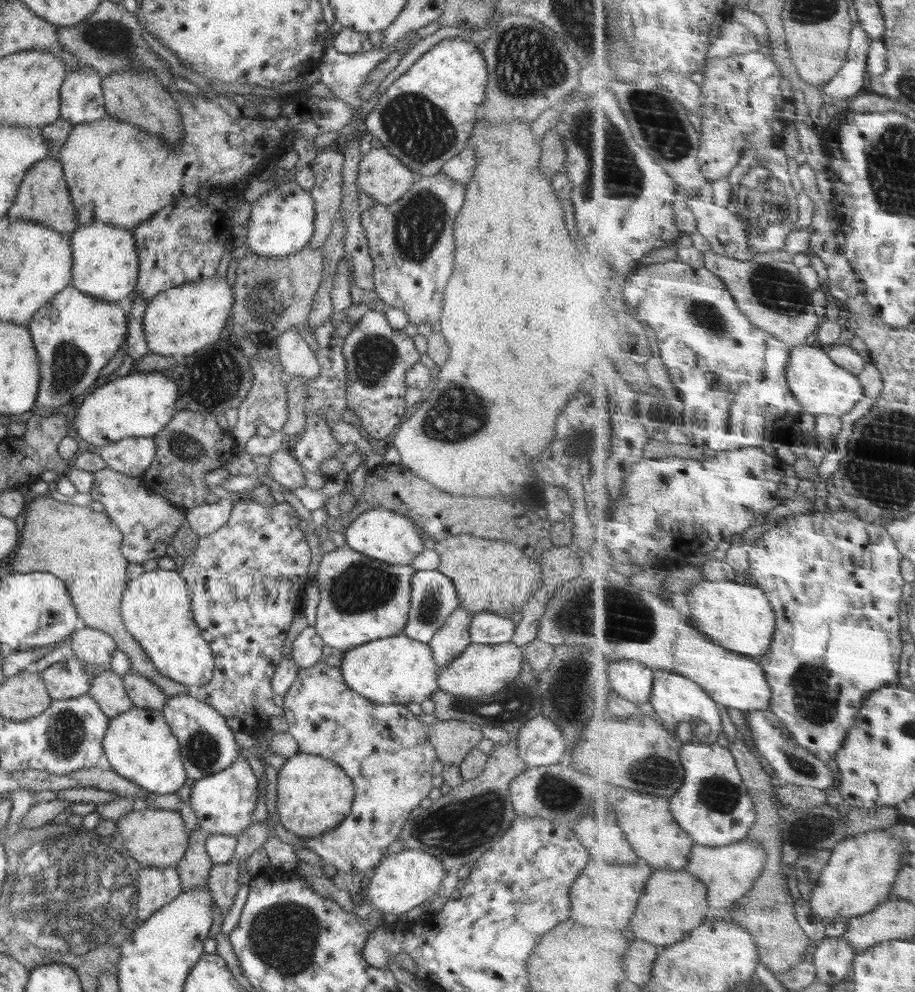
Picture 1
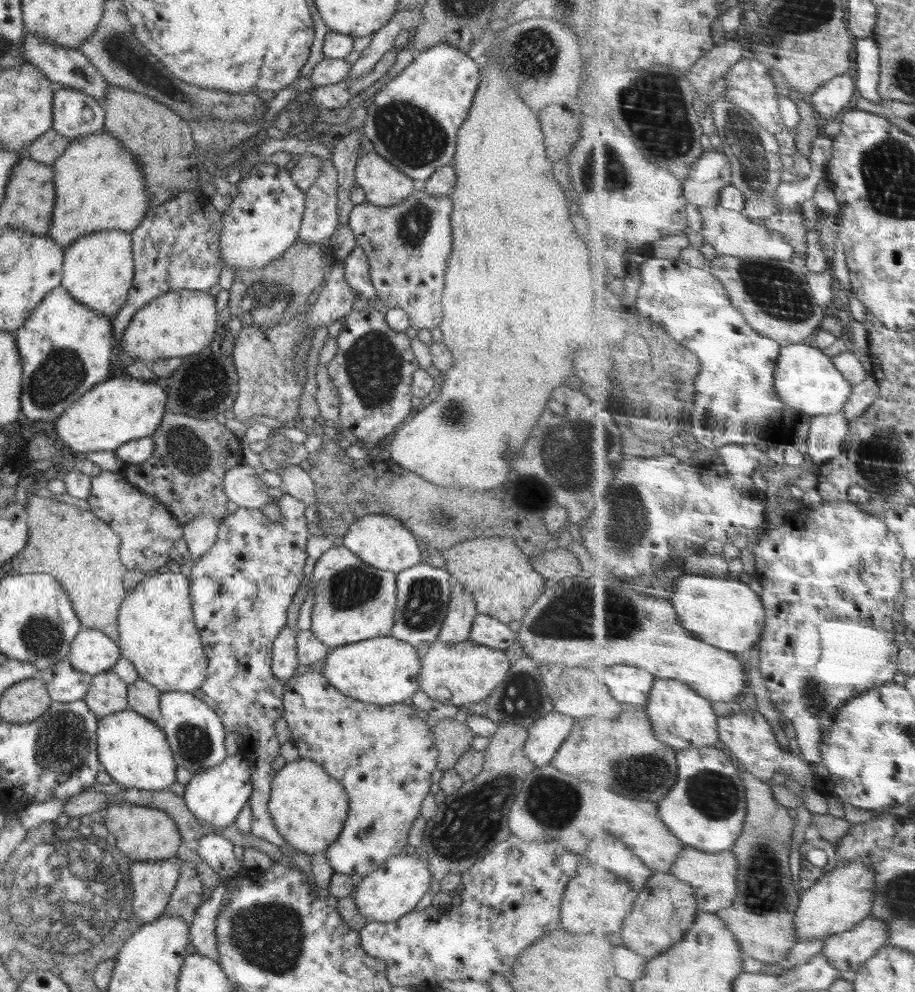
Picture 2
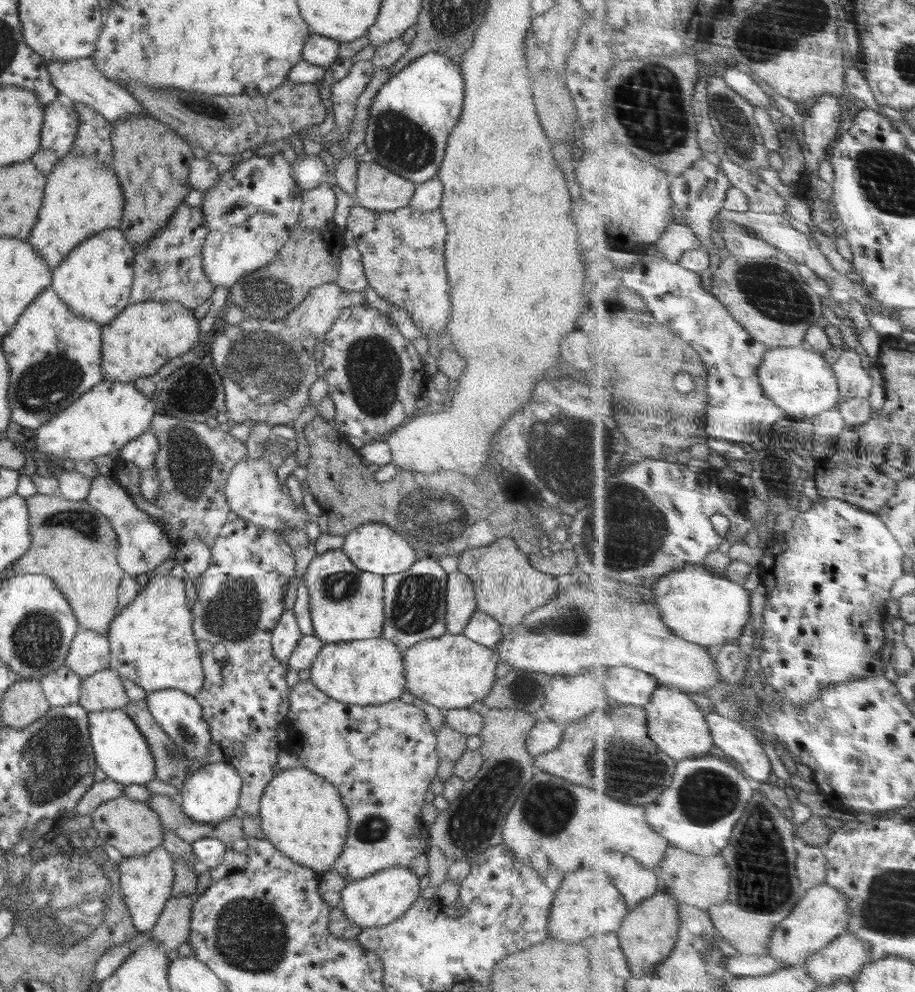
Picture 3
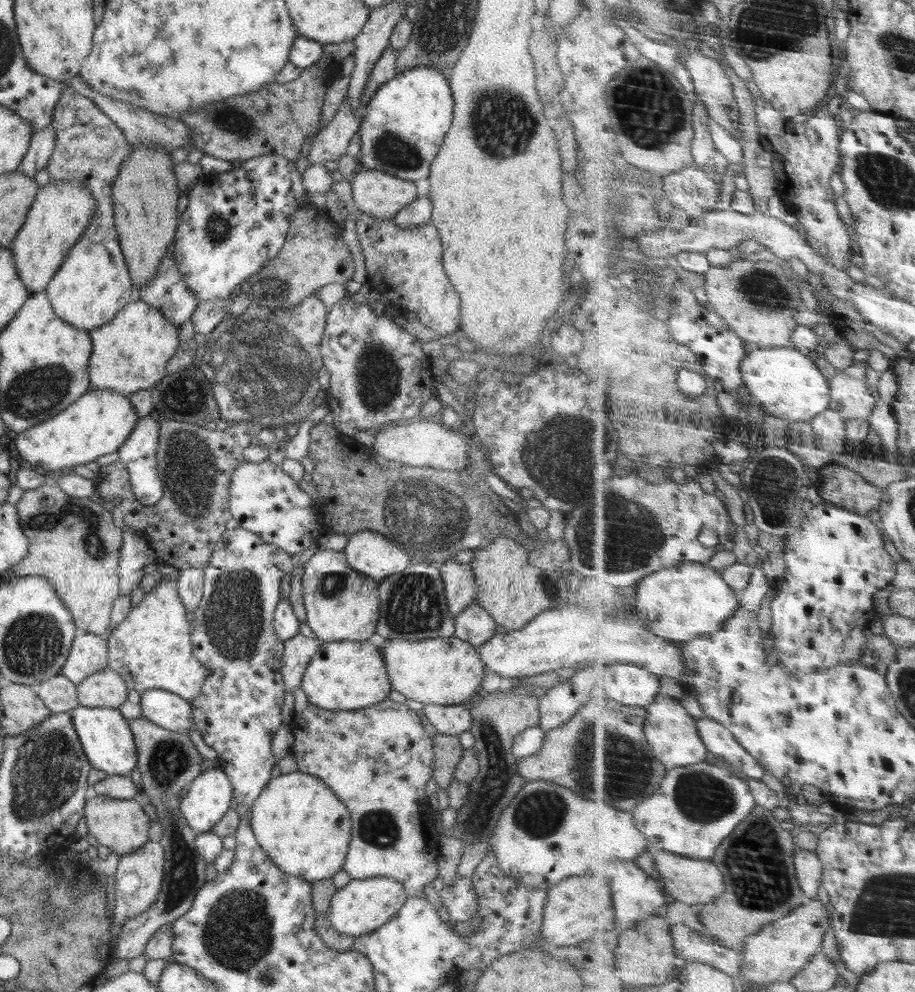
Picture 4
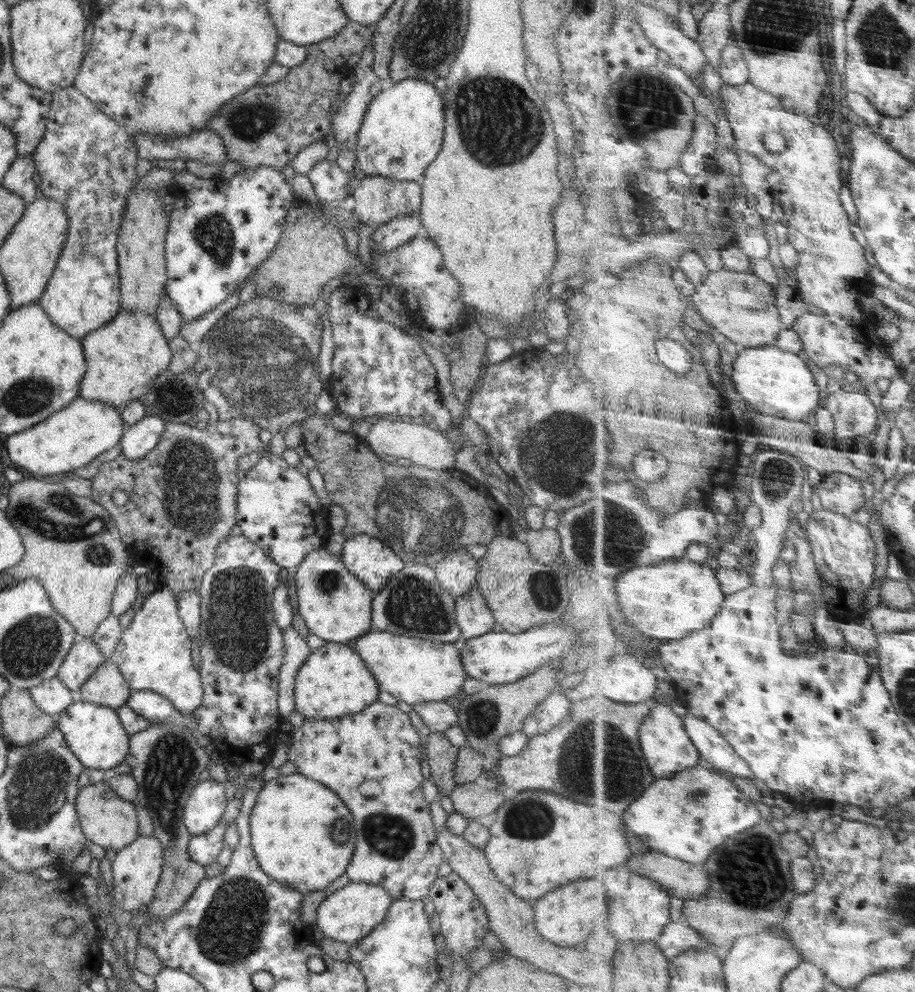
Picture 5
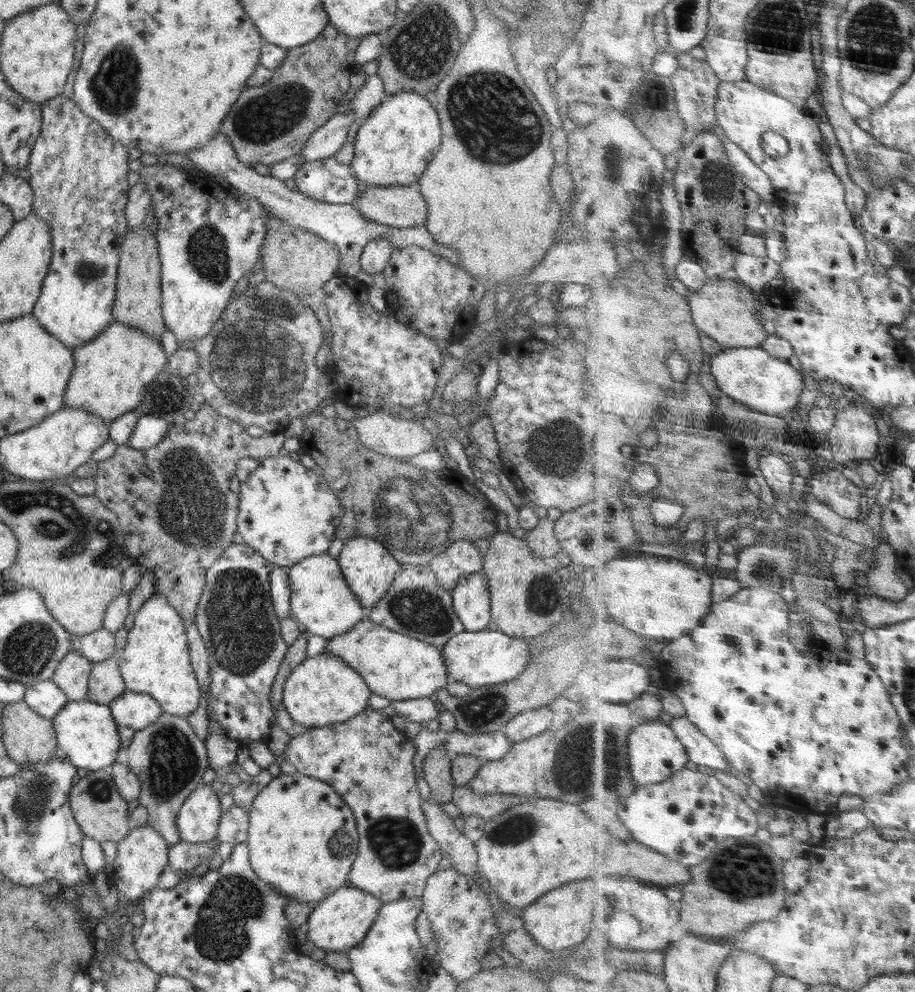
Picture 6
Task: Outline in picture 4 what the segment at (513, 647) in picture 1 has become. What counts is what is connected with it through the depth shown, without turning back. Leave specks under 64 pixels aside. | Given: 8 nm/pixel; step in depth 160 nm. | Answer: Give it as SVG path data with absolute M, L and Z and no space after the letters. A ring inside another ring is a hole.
M456 636L449 638L432 638L421 641L385 640L381 646L391 687L407 699L416 700L422 704L460 705L471 702L476 688L480 686L482 677L486 674L485 664L481 661L475 645Z

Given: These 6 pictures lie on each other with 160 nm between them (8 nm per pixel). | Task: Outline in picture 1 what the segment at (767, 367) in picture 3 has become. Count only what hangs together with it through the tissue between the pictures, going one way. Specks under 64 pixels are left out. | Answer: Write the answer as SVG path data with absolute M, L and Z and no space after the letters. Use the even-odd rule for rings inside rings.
M818 344L792 347L787 377L792 392L804 407L805 412L815 416L818 414L844 416L852 412L852 408L867 396L859 375L840 366L831 354L827 353L827 348Z

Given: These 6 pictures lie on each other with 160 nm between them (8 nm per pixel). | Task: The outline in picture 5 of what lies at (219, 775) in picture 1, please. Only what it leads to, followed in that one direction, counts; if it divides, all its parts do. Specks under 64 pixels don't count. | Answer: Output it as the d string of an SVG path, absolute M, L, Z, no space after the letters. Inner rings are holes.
M210 777L199 782L190 793L183 810L183 821L192 836L212 830L227 807L224 784Z

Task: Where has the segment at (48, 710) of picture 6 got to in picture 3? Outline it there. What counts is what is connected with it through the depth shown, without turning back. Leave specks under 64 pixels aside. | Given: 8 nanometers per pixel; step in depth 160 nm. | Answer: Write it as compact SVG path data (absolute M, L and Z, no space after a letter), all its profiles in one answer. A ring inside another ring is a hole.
M66 664L43 676L39 681L51 707L79 704L83 679L72 672Z

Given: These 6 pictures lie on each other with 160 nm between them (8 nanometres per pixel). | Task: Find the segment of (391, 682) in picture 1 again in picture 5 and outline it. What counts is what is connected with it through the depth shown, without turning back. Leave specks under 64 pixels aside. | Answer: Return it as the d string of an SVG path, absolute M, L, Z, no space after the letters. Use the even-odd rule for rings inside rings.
M326 642L307 656L294 683L295 710L305 718L334 719L364 710L378 700L376 679L350 644Z

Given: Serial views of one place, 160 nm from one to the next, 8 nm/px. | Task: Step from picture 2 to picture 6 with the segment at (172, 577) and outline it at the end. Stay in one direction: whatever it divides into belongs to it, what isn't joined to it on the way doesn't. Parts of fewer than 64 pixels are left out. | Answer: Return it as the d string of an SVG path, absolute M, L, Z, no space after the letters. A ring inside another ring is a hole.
M161 594L149 597L135 615L126 645L117 654L125 687L132 692L149 694L164 713L186 718L198 708L201 690L189 657L184 621Z

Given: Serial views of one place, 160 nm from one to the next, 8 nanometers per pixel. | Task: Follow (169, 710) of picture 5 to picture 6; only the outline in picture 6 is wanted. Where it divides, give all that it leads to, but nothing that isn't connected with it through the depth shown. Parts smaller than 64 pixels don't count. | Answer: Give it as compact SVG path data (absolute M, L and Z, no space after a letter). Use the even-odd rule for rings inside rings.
M126 689L109 704L114 722L129 726L132 730L144 730L154 724L163 712L160 704L149 694L140 694Z

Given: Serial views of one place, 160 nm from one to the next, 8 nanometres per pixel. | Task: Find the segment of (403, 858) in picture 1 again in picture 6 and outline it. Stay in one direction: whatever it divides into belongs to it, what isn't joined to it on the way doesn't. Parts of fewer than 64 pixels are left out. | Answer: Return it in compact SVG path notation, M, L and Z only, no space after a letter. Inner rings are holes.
M342 886L314 907L307 919L309 926L307 938L323 951L347 952L364 940L382 905L381 900L359 888Z

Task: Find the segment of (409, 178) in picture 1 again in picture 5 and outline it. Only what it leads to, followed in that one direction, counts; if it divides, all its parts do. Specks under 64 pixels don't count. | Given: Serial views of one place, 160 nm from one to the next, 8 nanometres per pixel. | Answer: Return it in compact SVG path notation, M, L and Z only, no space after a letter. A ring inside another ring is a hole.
M358 175L351 192L354 196L353 213L358 220L373 229L390 222L399 216L410 216L421 211L421 186L418 181L395 180L384 176Z

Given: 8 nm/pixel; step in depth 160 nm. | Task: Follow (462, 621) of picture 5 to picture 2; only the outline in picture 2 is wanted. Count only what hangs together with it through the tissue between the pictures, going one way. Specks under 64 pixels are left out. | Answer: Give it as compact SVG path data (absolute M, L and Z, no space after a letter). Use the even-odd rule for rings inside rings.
M479 613L472 623L469 636L472 642L504 651L516 641L516 638L517 632L512 631L507 624Z

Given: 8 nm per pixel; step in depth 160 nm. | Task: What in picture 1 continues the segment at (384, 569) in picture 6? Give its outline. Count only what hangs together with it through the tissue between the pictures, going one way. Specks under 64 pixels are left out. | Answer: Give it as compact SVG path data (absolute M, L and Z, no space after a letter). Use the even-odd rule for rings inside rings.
M390 510L366 511L354 519L346 528L346 545L352 550L385 562L386 564L412 564L412 561L425 549L420 538L419 525Z

